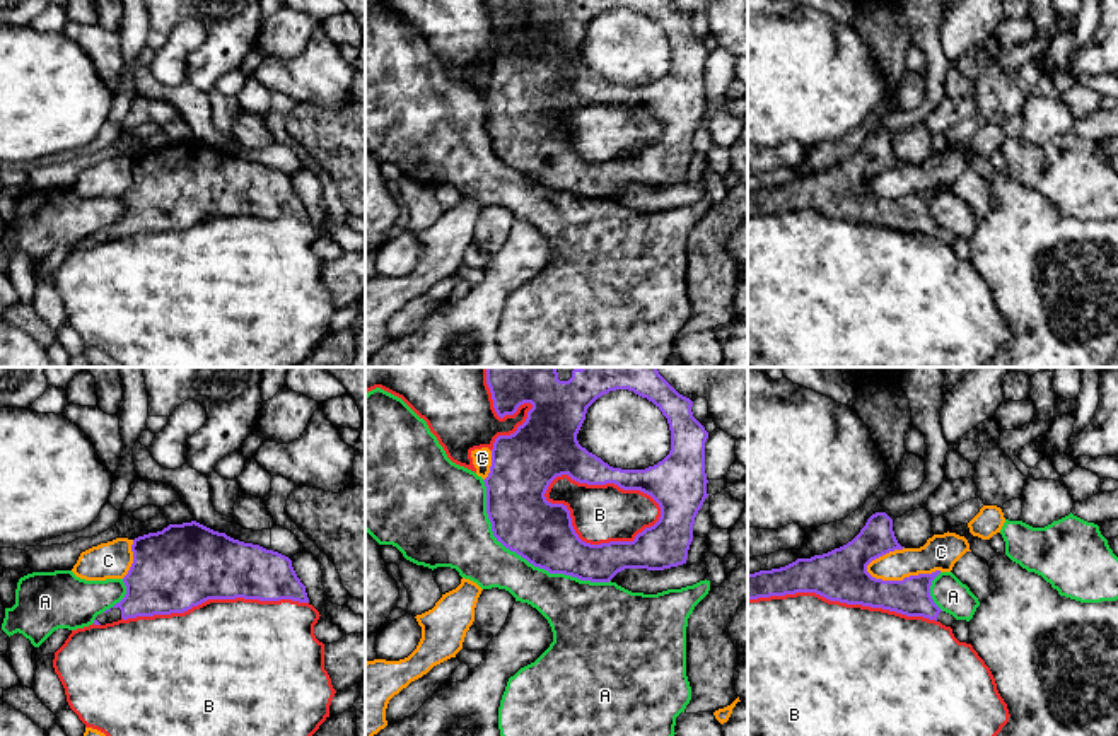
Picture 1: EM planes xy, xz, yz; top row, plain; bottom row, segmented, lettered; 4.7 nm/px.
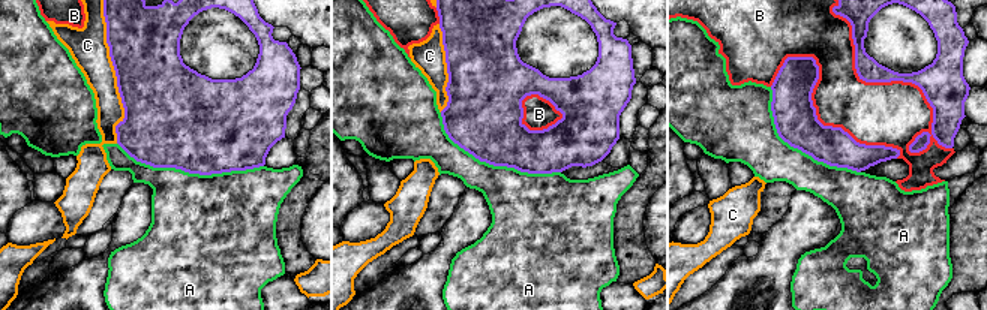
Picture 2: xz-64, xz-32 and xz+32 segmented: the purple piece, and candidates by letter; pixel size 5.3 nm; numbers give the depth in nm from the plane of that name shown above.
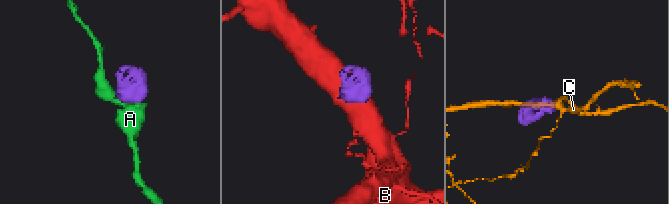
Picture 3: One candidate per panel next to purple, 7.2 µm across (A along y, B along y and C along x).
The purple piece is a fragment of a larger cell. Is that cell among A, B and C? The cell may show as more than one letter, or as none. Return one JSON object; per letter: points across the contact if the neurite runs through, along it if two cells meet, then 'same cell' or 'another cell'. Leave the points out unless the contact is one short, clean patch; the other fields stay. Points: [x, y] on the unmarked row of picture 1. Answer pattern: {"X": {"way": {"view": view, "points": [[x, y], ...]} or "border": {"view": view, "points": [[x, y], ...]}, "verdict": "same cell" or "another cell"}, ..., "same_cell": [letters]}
{"A": {"verdict": "another cell"}, "B": {"verdict": "another cell"}, "C": {"verdict": "another cell"}, "same_cell": []}

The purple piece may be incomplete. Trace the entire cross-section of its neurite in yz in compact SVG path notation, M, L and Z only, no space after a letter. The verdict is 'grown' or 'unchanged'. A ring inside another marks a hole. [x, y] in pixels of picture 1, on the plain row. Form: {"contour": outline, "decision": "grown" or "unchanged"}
{"contour": "M886 130L872 131L860 150L847 162L811 176L797 176L795 179L772 188L748 191L748 217L785 213L795 210L816 210L830 219L847 222L862 222L882 225L906 234L923 234L952 244L956 236L942 229L930 213L932 198L940 191L918 191L903 198L882 198L867 190L867 183L894 167L903 167L893 149L893 137Z", "decision": "grown"}

